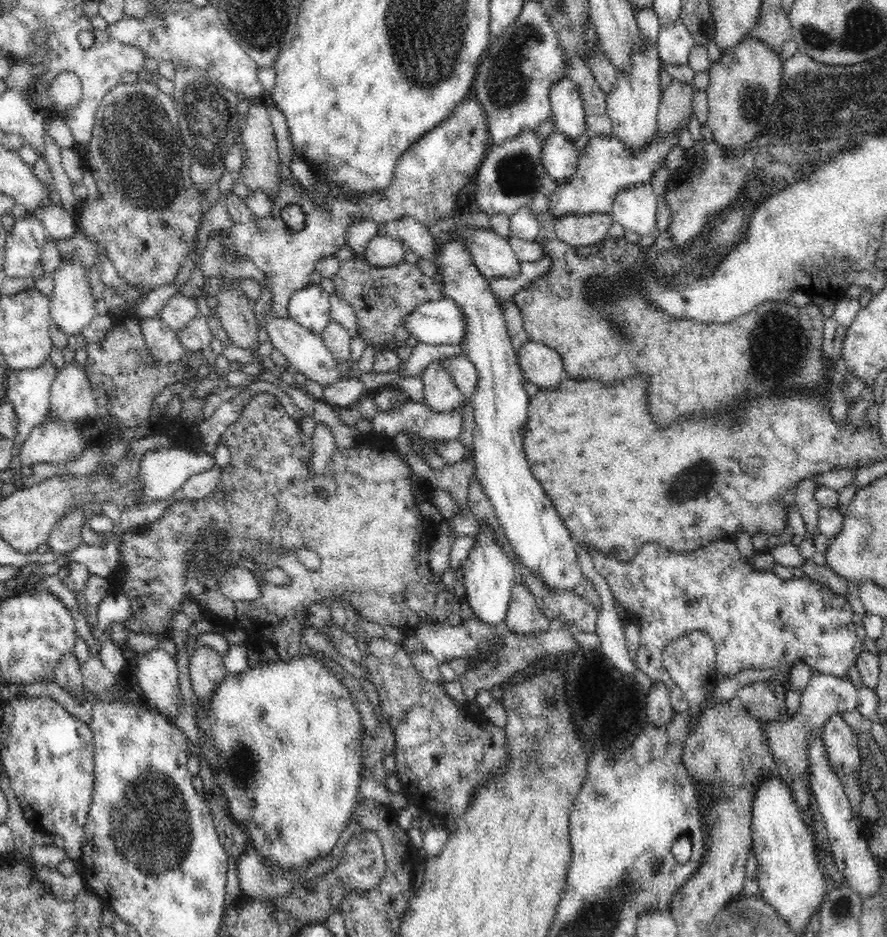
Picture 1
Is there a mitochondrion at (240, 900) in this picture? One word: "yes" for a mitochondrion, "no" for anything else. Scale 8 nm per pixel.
no

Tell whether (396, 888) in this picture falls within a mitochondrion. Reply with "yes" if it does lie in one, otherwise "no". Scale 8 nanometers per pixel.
no

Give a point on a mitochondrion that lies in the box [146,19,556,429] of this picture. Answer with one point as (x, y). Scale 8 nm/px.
(206, 112)

